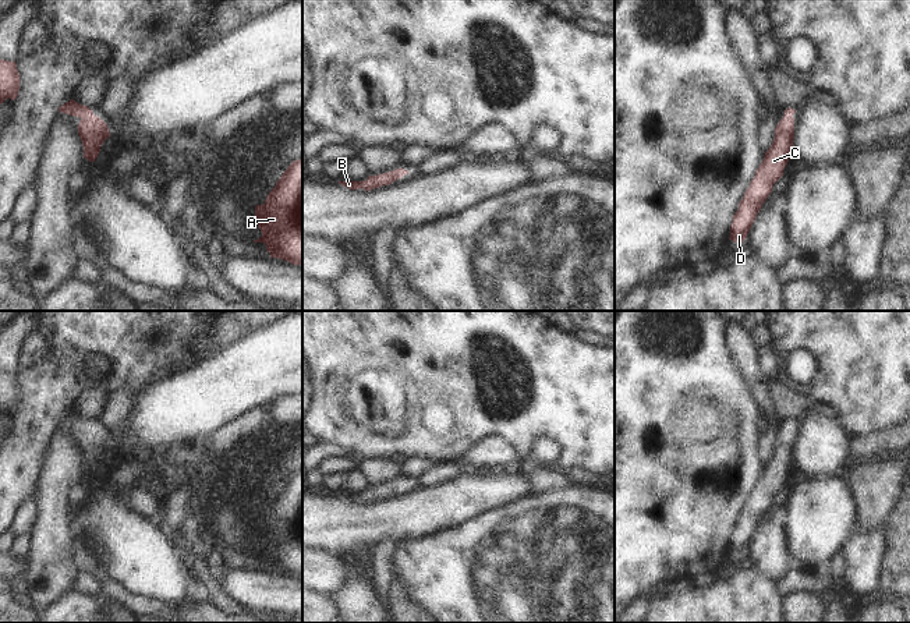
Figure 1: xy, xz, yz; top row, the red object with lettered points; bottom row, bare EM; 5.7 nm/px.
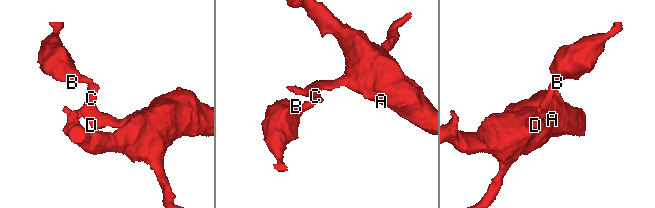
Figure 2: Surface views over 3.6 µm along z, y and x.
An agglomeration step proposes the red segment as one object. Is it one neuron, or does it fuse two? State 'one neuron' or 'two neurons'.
one neuron

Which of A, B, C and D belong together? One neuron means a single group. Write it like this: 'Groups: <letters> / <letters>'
Groups: A B C D.

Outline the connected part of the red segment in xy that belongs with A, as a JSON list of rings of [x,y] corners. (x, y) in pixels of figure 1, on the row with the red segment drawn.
[[[302,157],[287,167],[268,194],[265,203],[255,206],[255,220],[262,237],[254,241],[263,243],[270,258],[302,265]]]

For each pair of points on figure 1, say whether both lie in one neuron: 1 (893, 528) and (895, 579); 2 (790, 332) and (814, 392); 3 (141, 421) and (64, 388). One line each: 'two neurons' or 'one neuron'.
1: one neuron
2: one neuron
3: two neurons

